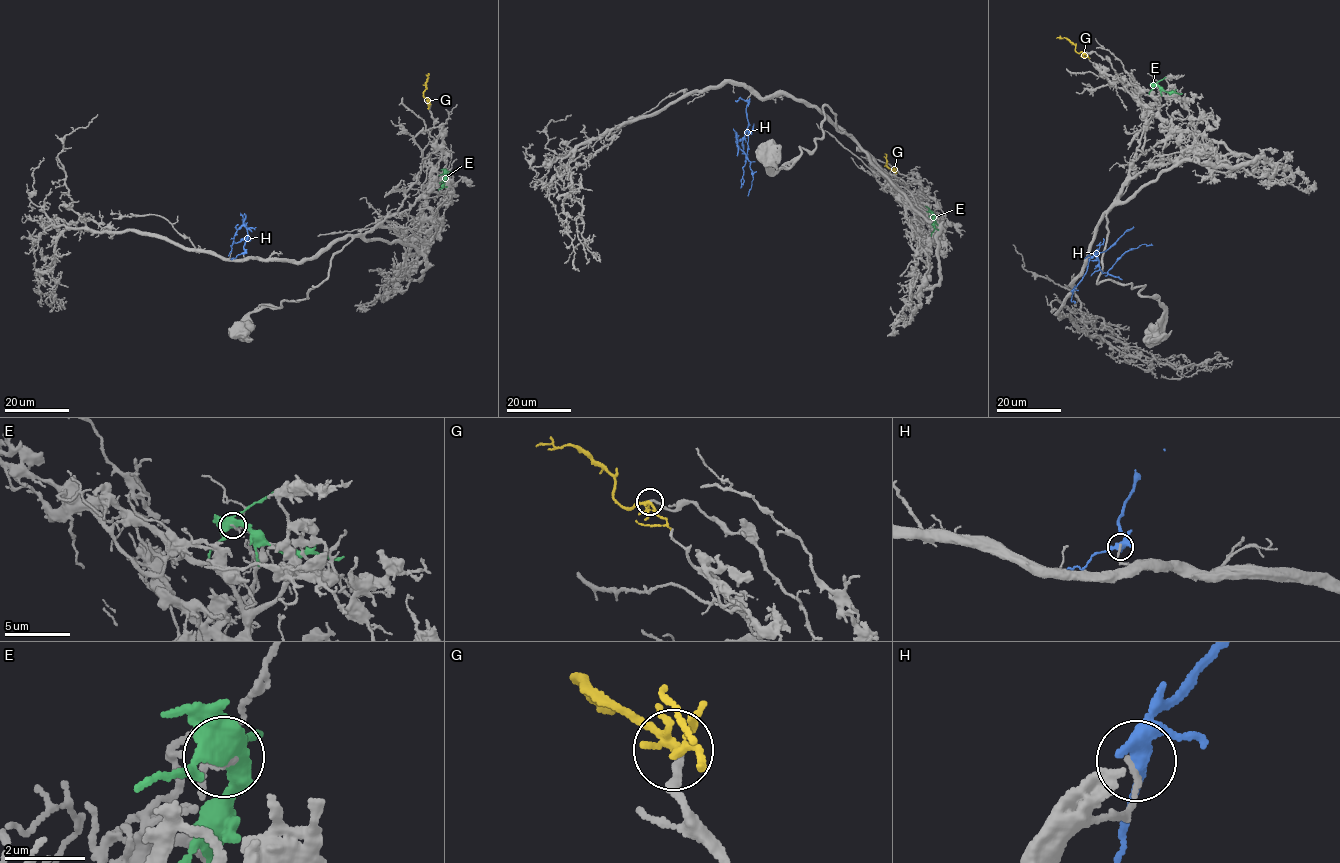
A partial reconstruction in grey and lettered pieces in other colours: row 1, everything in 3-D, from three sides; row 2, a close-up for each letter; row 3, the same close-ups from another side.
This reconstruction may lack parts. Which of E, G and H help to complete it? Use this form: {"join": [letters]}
{"join": ["G"]}

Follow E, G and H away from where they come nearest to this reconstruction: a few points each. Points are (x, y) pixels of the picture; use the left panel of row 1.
E: (445, 173), (444, 184), (438, 189)
G: (429, 99), (424, 95), (427, 74)
H: (244, 253), (243, 245), (248, 238), (246, 227), (242, 225), (236, 230), (232, 243), (240, 240)

